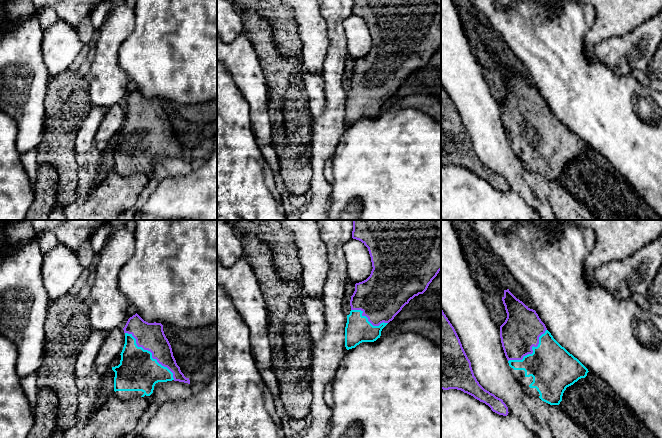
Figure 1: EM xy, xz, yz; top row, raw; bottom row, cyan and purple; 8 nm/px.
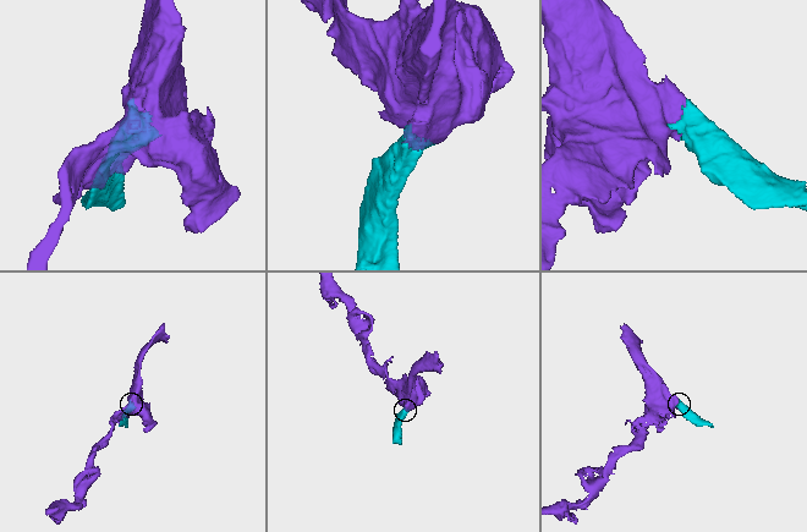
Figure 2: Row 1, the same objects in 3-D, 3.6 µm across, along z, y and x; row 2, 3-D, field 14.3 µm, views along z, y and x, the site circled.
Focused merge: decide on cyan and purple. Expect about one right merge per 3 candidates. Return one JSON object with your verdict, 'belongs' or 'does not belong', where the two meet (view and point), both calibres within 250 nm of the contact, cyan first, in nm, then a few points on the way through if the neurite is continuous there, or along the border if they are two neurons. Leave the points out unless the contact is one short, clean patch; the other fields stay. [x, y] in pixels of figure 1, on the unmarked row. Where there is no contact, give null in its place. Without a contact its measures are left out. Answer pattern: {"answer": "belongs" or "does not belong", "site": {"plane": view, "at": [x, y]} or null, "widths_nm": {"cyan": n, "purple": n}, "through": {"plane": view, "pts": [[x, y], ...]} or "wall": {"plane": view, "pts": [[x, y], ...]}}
{"answer": "belongs", "site": {"plane": "xy", "at": [151, 129]}, "widths_nm": {"cyan": 320, "purple": 220}}

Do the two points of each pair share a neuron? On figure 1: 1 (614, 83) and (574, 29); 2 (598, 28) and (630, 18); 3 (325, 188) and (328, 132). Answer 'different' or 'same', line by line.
1: same
2: same
3: same

